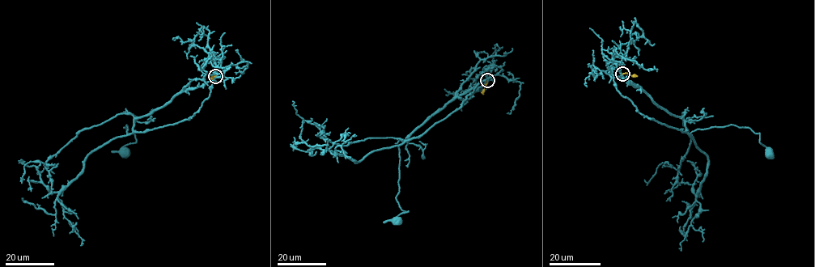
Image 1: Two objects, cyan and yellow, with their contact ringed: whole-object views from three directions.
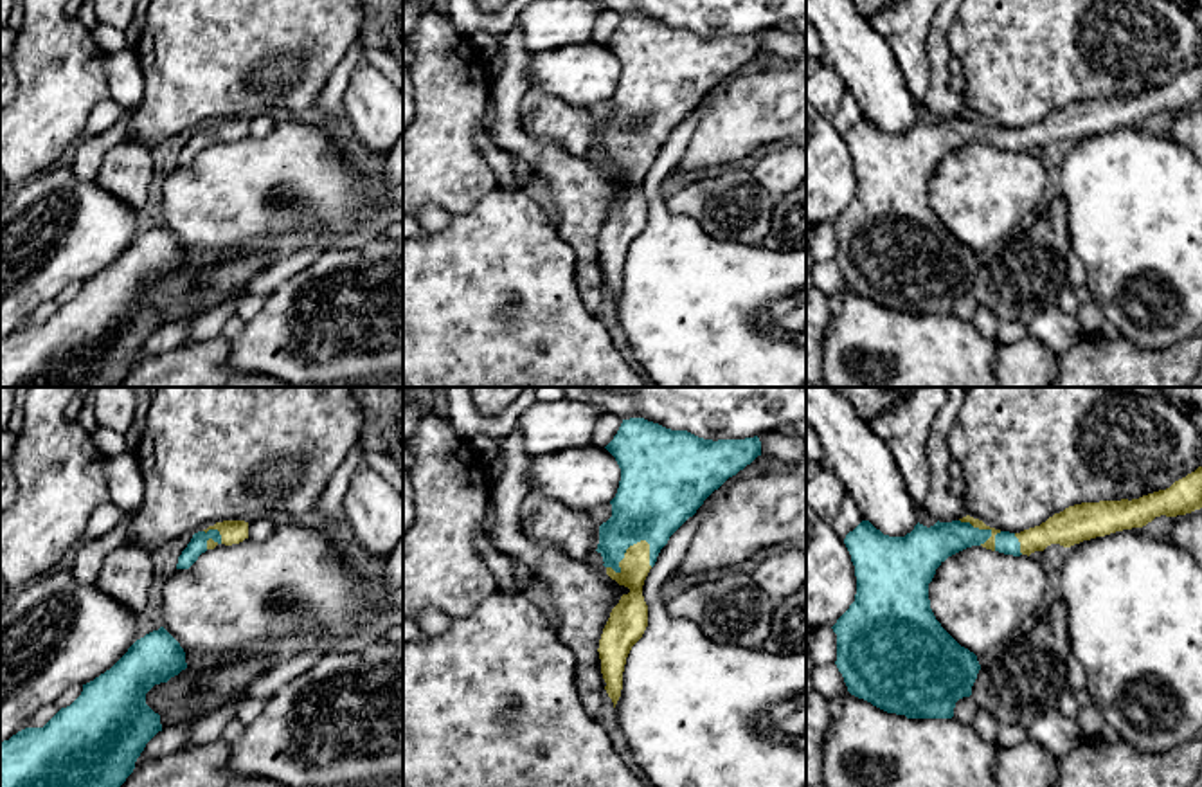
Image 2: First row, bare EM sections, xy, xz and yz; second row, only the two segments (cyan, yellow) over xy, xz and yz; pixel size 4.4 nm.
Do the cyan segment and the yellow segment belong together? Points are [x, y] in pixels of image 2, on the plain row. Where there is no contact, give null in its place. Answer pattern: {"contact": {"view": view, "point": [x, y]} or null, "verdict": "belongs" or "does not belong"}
{"contact": {"view": "xz", "point": [623, 152]}, "verdict": "belongs"}

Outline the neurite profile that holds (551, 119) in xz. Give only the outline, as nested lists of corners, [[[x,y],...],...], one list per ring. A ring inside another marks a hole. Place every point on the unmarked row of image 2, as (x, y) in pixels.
[[[540,85],[529,86],[520,104],[524,130],[543,140],[554,142],[572,155],[585,155],[596,149],[599,122],[587,106],[572,106],[560,97],[547,94]]]

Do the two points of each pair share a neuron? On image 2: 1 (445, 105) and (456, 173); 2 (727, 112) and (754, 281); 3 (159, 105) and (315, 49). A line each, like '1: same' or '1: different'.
1: same
2: different
3: same

